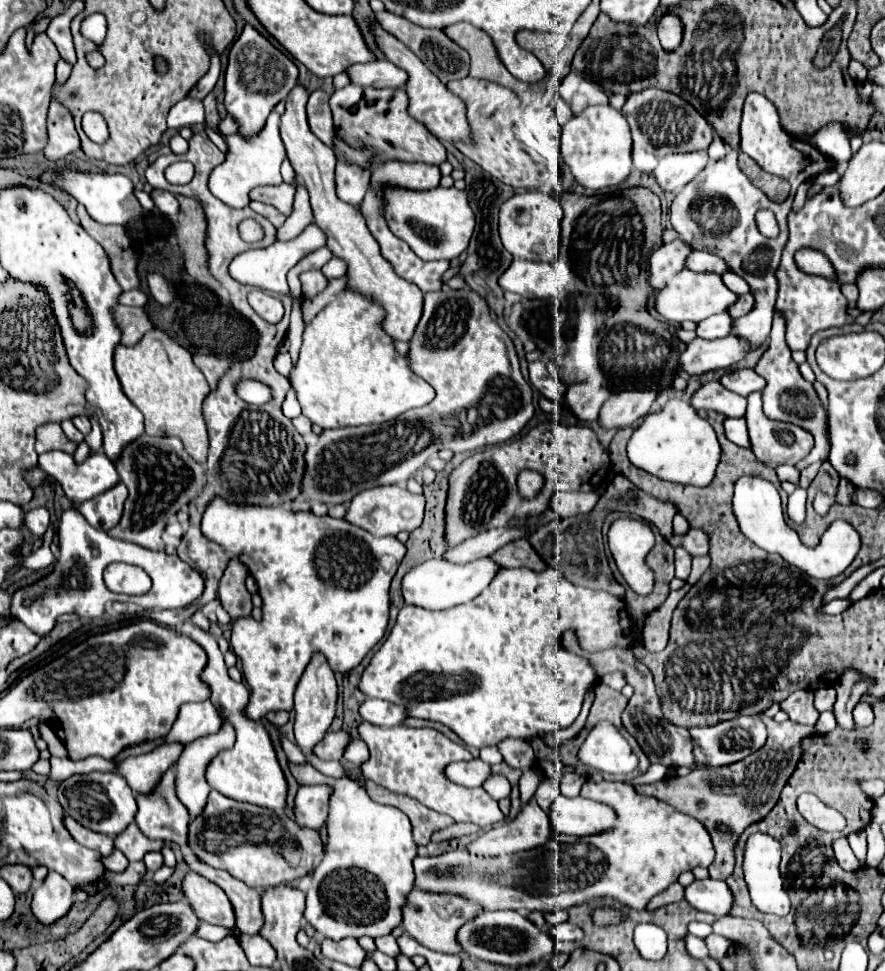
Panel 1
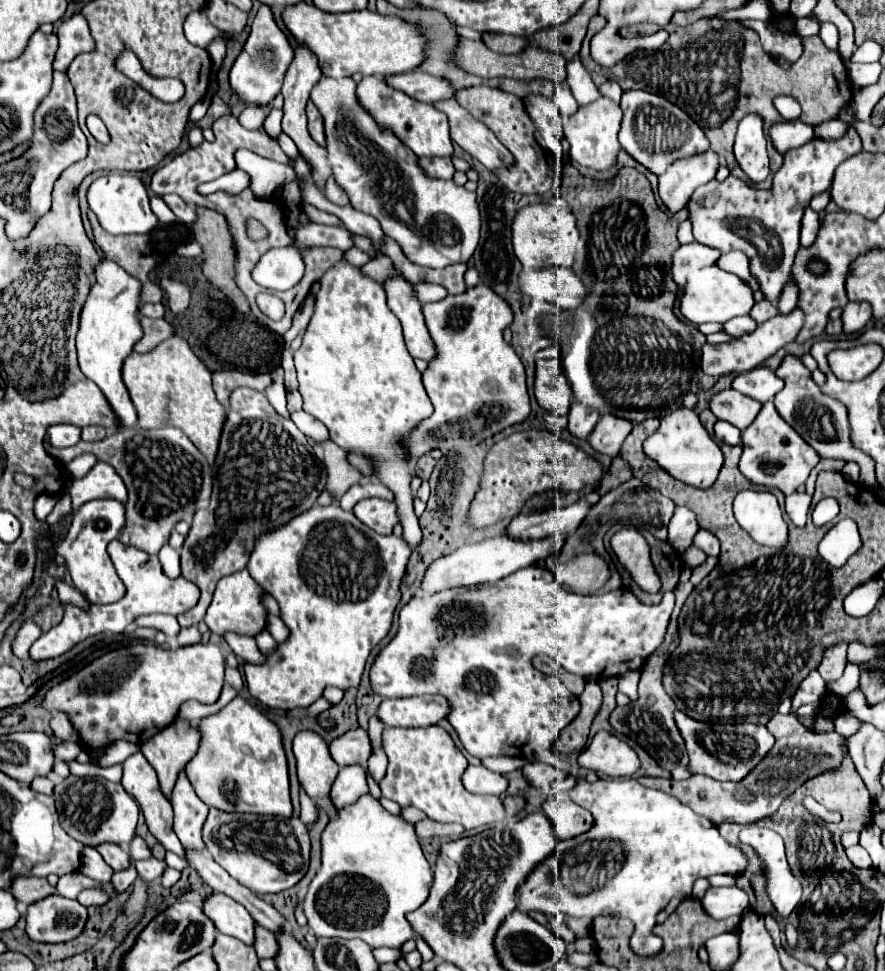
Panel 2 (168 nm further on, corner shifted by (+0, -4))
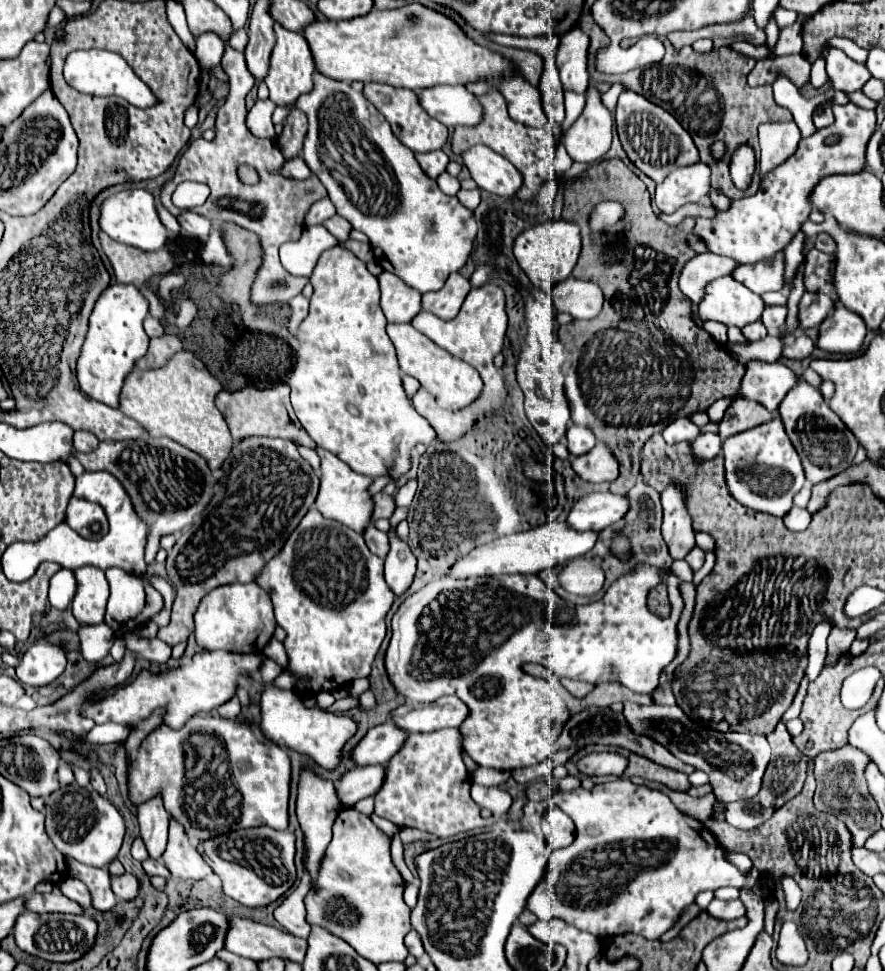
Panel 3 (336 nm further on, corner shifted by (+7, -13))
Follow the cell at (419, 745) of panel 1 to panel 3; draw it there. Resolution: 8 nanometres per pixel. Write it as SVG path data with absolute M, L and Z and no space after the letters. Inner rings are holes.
M442 729L432 733L412 733L406 745L386 765L386 783L374 795L378 817L392 821L398 827L414 827L436 837L450 837L476 827L486 827L488 821L480 815L480 807L470 797L470 773L462 761L462 733L460 729Z

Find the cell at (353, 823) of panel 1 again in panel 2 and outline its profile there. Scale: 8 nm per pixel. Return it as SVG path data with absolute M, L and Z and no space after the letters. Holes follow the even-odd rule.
M365 794L355 804L341 808L337 812L337 820L329 820L327 828L323 830L321 844L323 864L303 898L303 910L315 936L359 938L371 948L401 948L405 940L413 938L415 932L405 920L405 914L423 904L423 900L429 896L429 884L433 882L433 872L423 856L415 828L401 816L389 814L371 794Z

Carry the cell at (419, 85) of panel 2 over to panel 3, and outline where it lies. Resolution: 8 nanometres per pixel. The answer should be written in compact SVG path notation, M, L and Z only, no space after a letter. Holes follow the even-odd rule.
M436 85L422 89L420 105L430 117L438 119L446 127L474 127L484 117L478 97L462 85Z

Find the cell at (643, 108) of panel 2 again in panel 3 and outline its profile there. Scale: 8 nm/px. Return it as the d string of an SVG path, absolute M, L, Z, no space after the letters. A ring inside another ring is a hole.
M622 91L616 105L616 129L630 161L650 179L664 181L670 169L698 161L698 149L684 127L662 107L650 107L650 101L634 91Z

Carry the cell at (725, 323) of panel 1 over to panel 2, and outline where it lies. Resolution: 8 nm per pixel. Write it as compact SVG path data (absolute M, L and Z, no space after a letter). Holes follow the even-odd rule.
M749 316L733 318L733 320L727 320L727 322L723 324L723 332L725 332L725 334L729 334L729 336L735 336L735 338L739 338L739 336L743 336L743 334L753 332L755 328L757 328L757 324L755 324Z

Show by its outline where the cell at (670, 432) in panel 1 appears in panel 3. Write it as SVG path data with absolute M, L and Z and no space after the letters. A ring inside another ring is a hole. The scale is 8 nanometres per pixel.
M680 417L676 421L672 421L666 429L664 429L664 441L668 445L674 445L674 443L680 443L680 441L688 441L692 443L698 435L700 435L700 429L688 419L688 417Z

